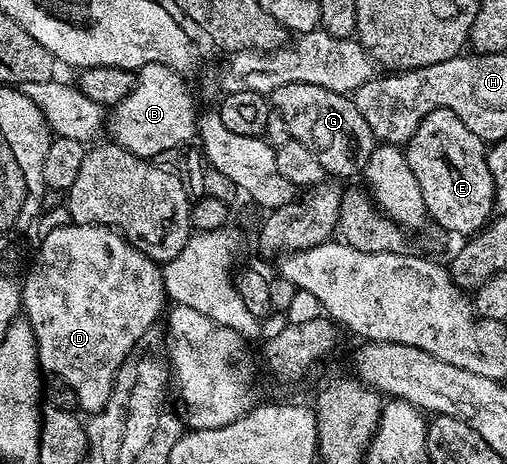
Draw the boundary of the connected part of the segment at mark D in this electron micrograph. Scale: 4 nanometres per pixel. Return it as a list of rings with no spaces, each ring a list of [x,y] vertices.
[[[67,223],[60,224],[57,228],[52,228],[45,234],[44,241],[41,242],[40,249],[37,250],[36,257],[32,260],[32,269],[29,270],[28,277],[22,280],[22,312],[33,328],[34,338],[37,340],[37,358],[41,369],[45,373],[53,372],[58,379],[65,380],[68,383],[69,390],[76,395],[77,402],[85,408],[85,413],[91,414],[101,412],[106,406],[122,362],[132,353],[133,346],[155,325],[152,323],[159,316],[161,319],[162,313],[166,308],[164,273],[161,265],[150,259],[146,254],[142,254],[142,250],[138,250],[134,245],[130,244],[127,238],[121,236],[116,229],[107,228],[105,224]]]

